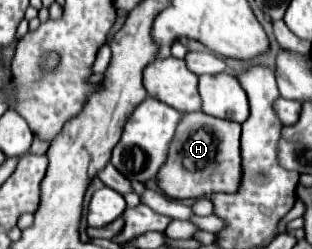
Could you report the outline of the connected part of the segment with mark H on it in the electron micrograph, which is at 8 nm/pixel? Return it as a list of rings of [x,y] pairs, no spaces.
[[[202,111],[186,113],[156,179],[158,187],[172,199],[202,199],[214,193],[236,193],[242,183],[240,123],[210,117]]]

